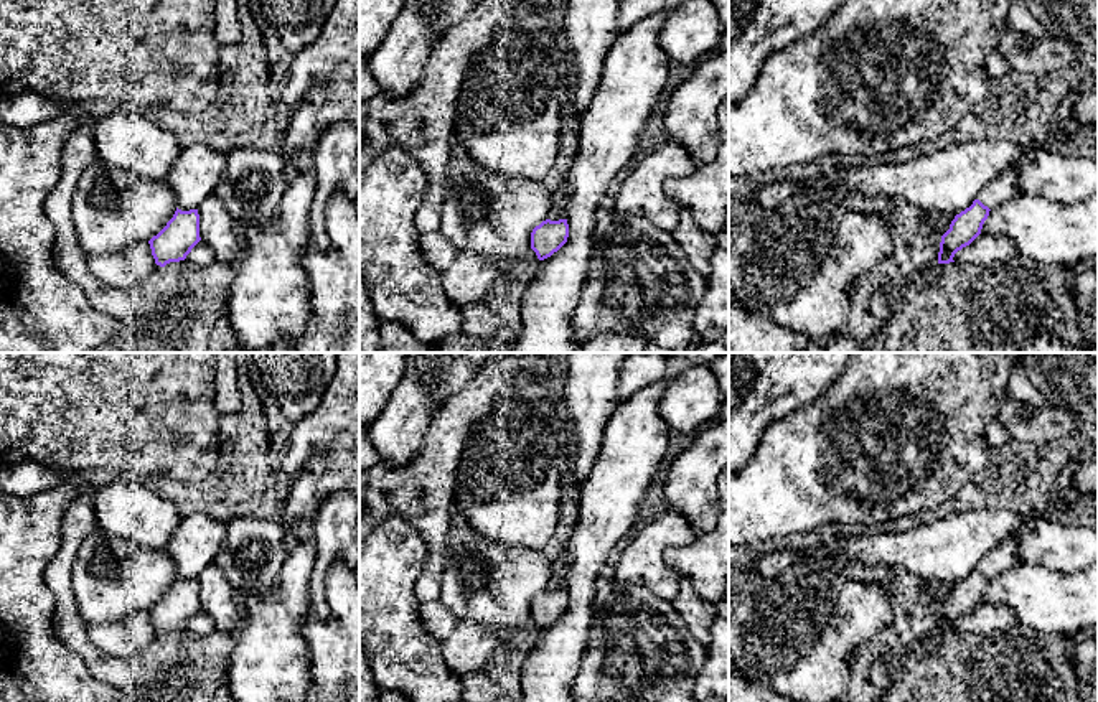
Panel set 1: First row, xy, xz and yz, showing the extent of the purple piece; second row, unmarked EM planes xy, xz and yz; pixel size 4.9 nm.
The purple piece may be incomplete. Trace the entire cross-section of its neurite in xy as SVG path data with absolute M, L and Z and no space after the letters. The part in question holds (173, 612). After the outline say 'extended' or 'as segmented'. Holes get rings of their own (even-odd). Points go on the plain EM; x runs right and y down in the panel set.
M176 577L173 587L148 613L155 633L165 636L170 631L185 629L199 610L198 578L181 580Z | as segmented

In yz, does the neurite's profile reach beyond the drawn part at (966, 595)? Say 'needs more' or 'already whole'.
needs more

